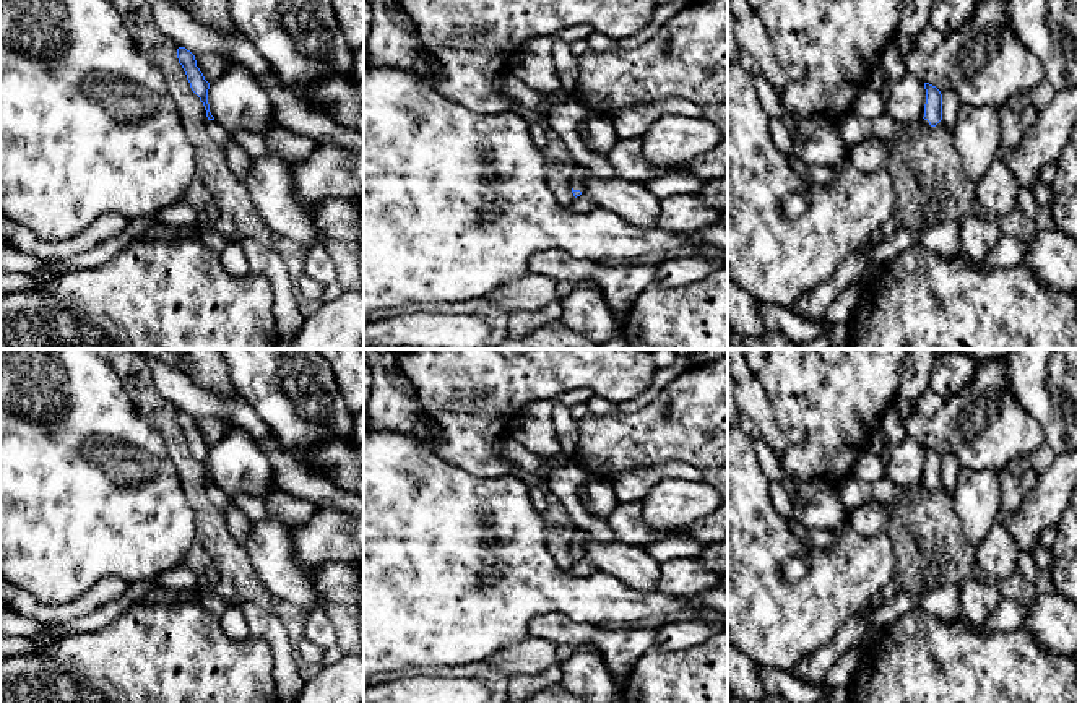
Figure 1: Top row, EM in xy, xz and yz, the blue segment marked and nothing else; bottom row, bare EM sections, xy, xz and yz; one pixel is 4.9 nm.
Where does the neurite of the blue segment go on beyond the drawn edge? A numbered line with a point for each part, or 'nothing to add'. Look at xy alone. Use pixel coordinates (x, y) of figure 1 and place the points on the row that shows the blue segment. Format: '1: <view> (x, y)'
1: xy (220, 135)

